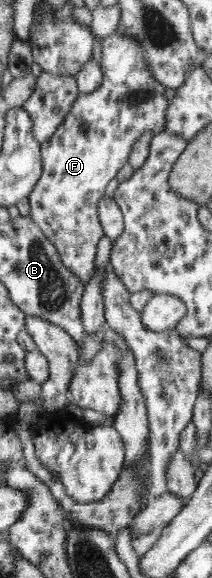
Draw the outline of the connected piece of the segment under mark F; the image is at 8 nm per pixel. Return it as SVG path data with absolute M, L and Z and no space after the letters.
M123 32L111 33L103 37L103 40L101 66L105 77L102 85L91 94L79 92L63 123L49 140L43 142L42 157L45 163L43 176L28 198L31 218L58 248L62 262L82 279L85 288L94 274L98 242L105 236L98 218L98 206L105 197L107 182L111 182L117 176L117 172L127 164L127 156L131 156L135 144L138 144L139 137L143 137L143 133L151 131L157 135L165 130L168 108L167 100L163 96L165 86L155 78L154 72L147 66L145 47Z

